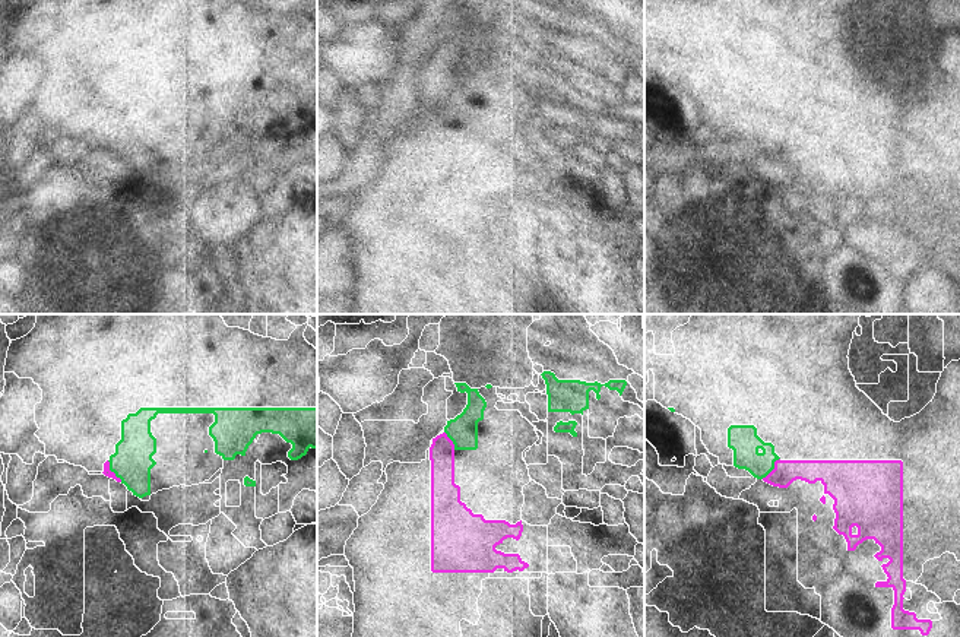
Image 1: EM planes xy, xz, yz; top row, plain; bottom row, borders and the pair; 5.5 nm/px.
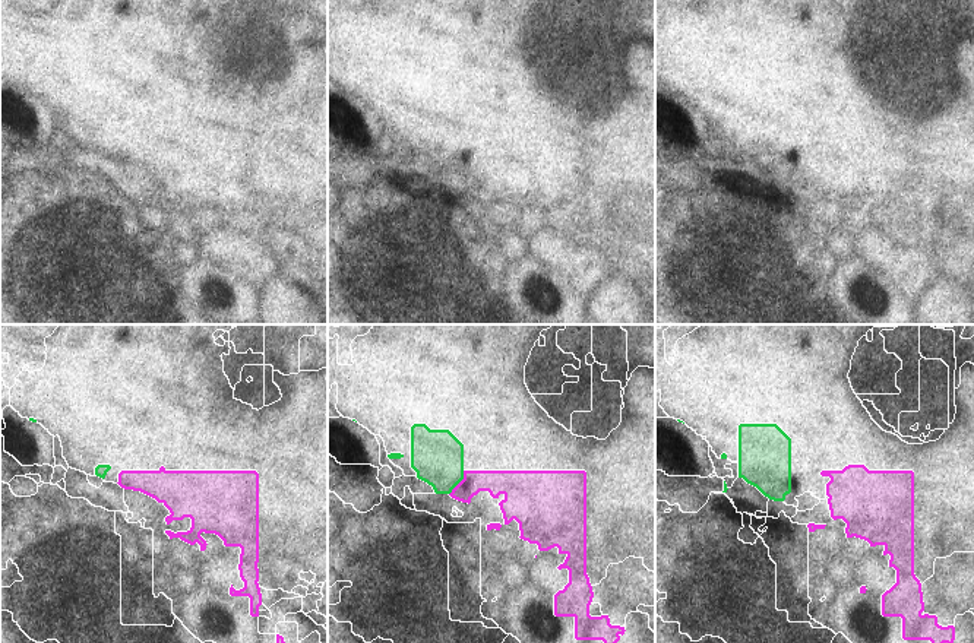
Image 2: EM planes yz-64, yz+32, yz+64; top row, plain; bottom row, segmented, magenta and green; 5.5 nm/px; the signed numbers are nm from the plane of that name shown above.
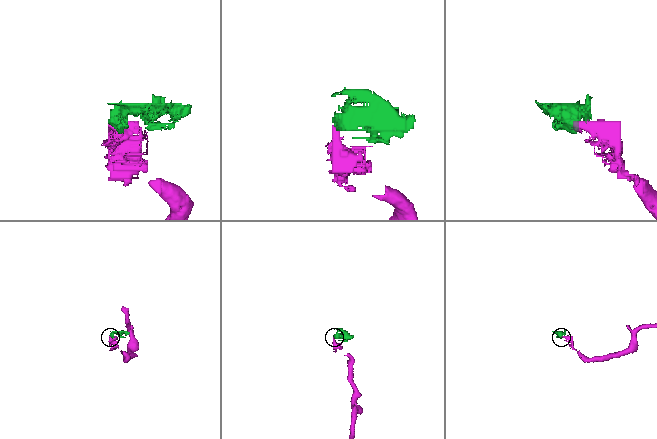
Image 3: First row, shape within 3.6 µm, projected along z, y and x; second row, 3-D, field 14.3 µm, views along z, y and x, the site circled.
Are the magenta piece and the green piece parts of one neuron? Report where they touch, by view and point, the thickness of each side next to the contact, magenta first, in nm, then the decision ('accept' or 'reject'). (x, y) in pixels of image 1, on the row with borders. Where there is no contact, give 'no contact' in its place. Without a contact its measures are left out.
contact xy (110, 471); calibres 50 and 220 nm; reject

